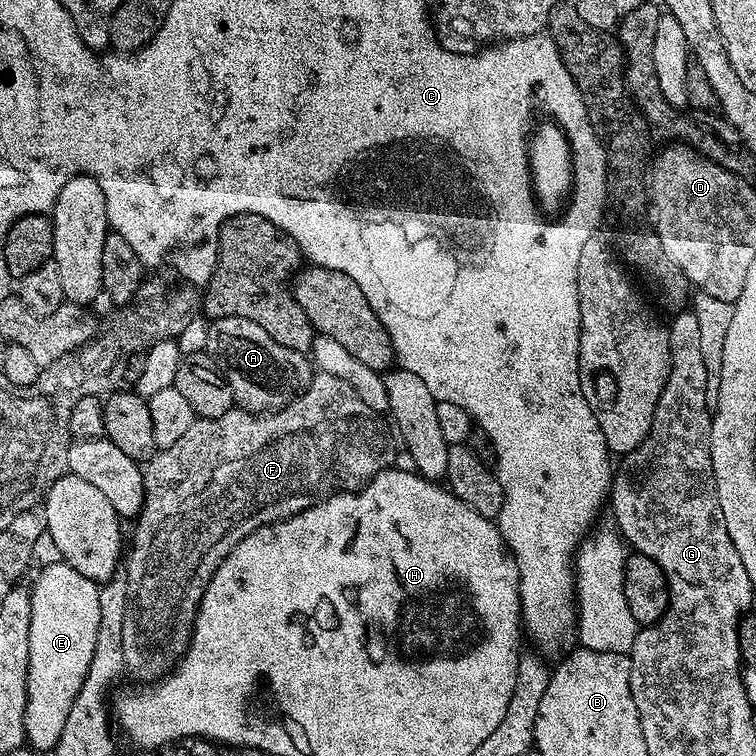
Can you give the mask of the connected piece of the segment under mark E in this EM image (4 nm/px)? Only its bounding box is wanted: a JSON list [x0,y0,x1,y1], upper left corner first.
[24,564,99,753]

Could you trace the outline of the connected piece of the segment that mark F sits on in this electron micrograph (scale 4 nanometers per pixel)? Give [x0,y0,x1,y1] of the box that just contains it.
[122,371,393,682]

